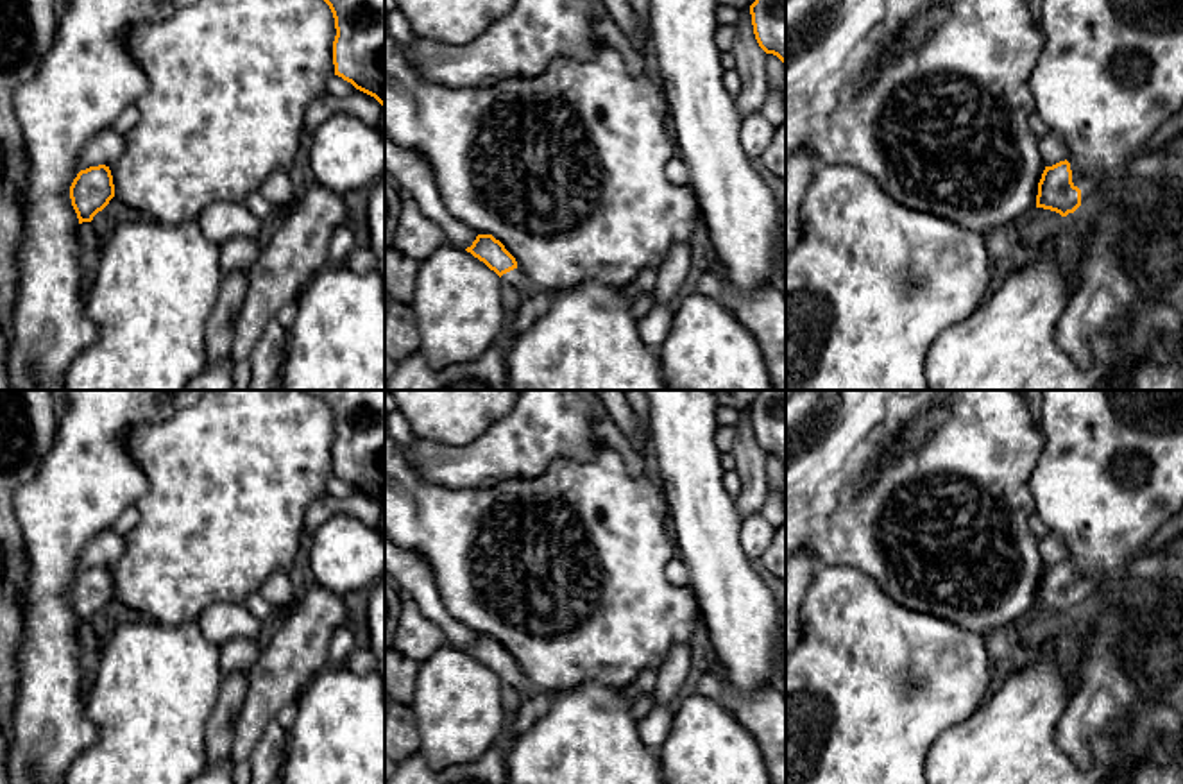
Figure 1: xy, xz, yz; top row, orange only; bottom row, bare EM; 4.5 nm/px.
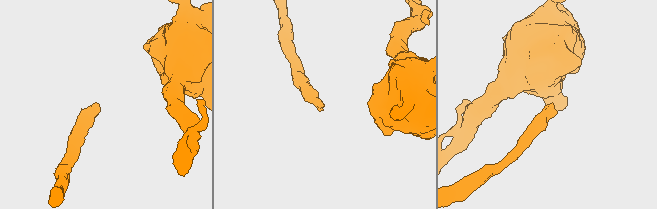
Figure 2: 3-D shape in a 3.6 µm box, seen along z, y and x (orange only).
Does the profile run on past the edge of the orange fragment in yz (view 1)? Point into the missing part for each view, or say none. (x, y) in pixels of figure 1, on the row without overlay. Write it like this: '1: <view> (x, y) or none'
1: yz (1085, 586)

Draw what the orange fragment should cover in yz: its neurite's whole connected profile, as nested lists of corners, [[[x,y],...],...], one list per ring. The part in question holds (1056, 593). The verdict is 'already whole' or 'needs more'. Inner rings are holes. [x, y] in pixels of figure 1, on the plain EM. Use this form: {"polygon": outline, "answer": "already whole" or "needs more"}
{"polygon": [[[1065,560],[1045,567],[1038,584],[1036,609],[1051,610],[1067,618],[1079,607],[1086,607],[1094,592],[1094,582],[1079,580],[1072,562]]], "answer": "needs more"}

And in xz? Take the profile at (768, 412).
{"polygon": [[[761,390],[750,415],[759,447],[786,465],[786,390]]], "answer": "already whole"}

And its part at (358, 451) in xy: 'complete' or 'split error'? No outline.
complete

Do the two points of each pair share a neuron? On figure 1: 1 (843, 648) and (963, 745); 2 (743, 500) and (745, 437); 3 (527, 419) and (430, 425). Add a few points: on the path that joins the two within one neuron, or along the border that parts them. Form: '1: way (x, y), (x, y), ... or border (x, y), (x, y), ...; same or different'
1: border (981, 707), (938, 738), (926, 765); different
2: way (748, 484), (747, 453); same
3: border (510, 409), (476, 437), (457, 444); different

